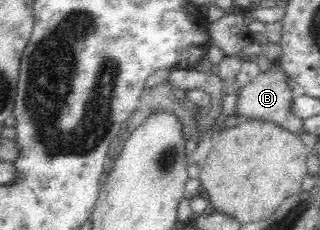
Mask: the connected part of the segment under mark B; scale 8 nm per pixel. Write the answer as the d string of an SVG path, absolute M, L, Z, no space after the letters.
M275 64L267 72L261 72L251 83L245 83L236 92L237 95L235 115L236 119L257 119L265 122L273 122L288 129L294 134L302 130L302 119L299 119L293 112L289 112L291 99L294 95L287 88L288 75L283 71L280 64Z

